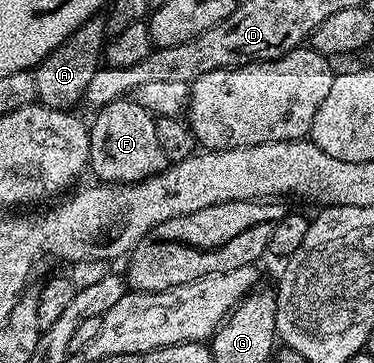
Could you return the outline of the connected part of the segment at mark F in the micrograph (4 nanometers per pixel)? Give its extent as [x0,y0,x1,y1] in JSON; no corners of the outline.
[88,97,169,184]

